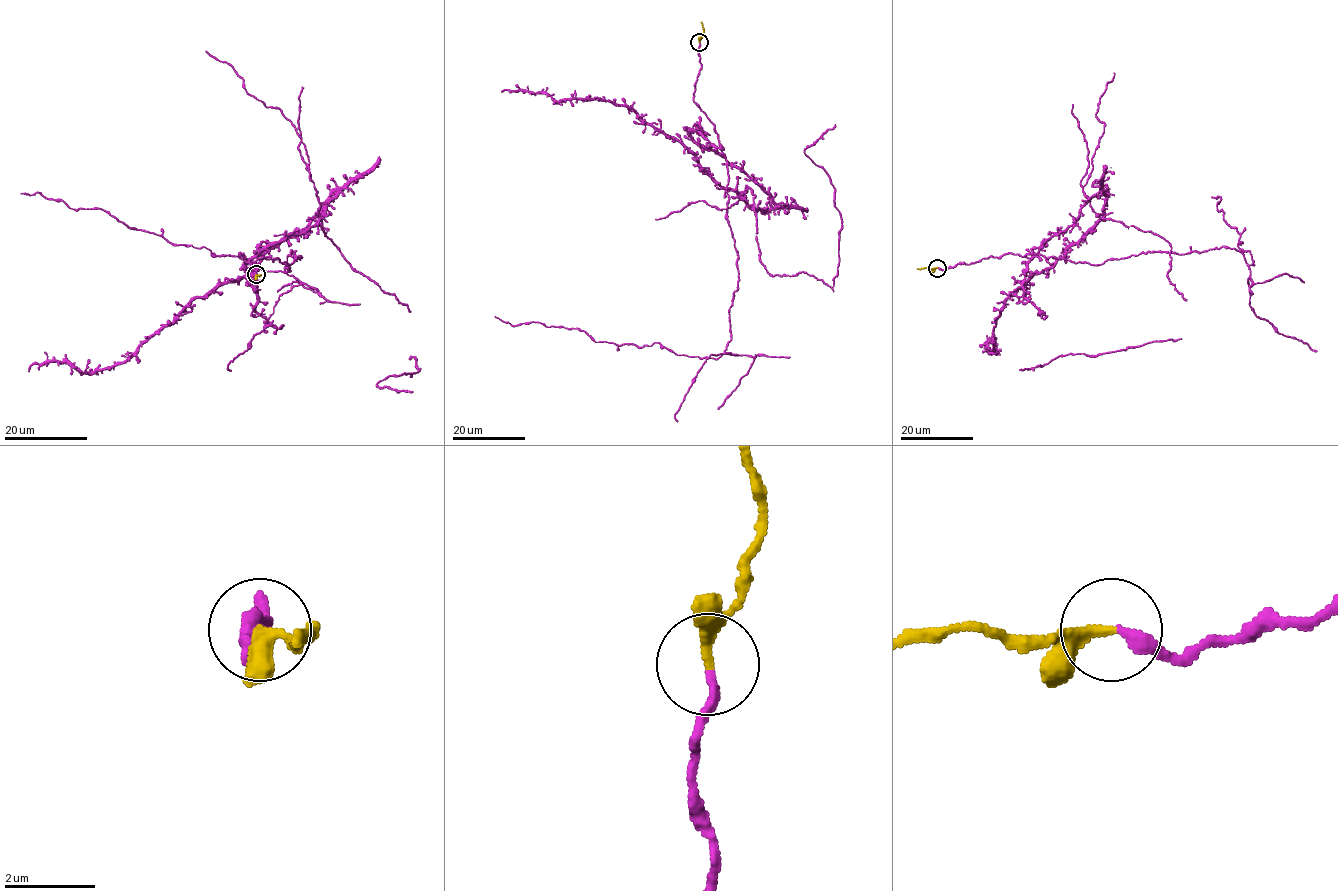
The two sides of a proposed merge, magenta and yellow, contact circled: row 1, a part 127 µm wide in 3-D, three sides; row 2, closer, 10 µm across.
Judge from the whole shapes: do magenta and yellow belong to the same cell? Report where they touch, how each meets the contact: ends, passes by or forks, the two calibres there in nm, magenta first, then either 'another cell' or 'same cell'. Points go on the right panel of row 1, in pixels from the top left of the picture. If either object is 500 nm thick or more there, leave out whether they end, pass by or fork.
at (937, 268); magenta ends there; yellow passes by; 240 nm thick on the magenta side, 200 nm on the other; same cell

